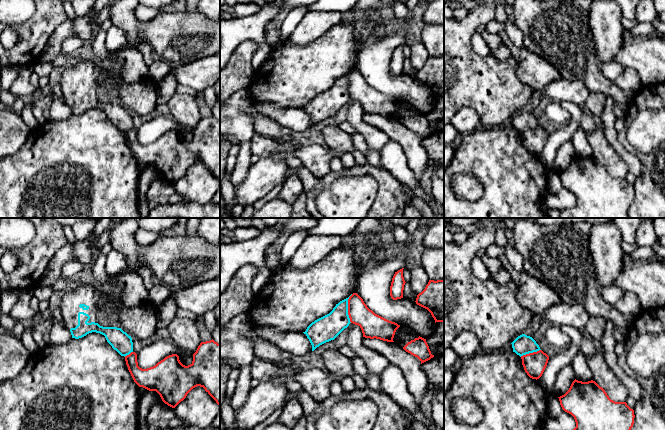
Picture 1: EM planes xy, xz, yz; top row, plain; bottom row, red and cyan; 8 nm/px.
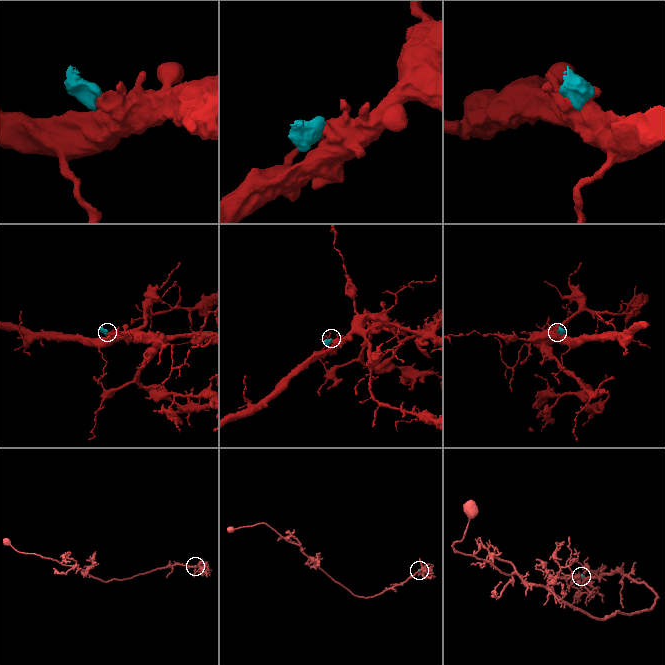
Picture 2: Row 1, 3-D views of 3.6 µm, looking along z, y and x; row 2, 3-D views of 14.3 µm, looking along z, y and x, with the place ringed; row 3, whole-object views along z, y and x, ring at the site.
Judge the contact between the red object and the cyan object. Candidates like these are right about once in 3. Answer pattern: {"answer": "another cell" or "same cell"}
{"answer": "another cell"}

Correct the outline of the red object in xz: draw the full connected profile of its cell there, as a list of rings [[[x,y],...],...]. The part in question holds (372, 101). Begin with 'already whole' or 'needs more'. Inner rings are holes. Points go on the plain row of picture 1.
already whole | [[[353,69],[348,75],[348,91],[350,98],[361,104],[365,114],[394,118],[395,108],[400,103],[375,90],[357,69]]]

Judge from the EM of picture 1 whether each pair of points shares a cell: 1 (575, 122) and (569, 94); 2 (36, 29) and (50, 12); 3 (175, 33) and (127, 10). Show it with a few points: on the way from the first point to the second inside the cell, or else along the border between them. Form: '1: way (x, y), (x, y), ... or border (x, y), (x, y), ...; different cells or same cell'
1: border (560, 102), (573, 102), (583, 107); different cells
2: way (40, 25), (46, 16); same cell
3: way (162, 33), (143, 31), (135, 23); same cell

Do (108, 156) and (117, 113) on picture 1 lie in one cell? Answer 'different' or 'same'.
different

